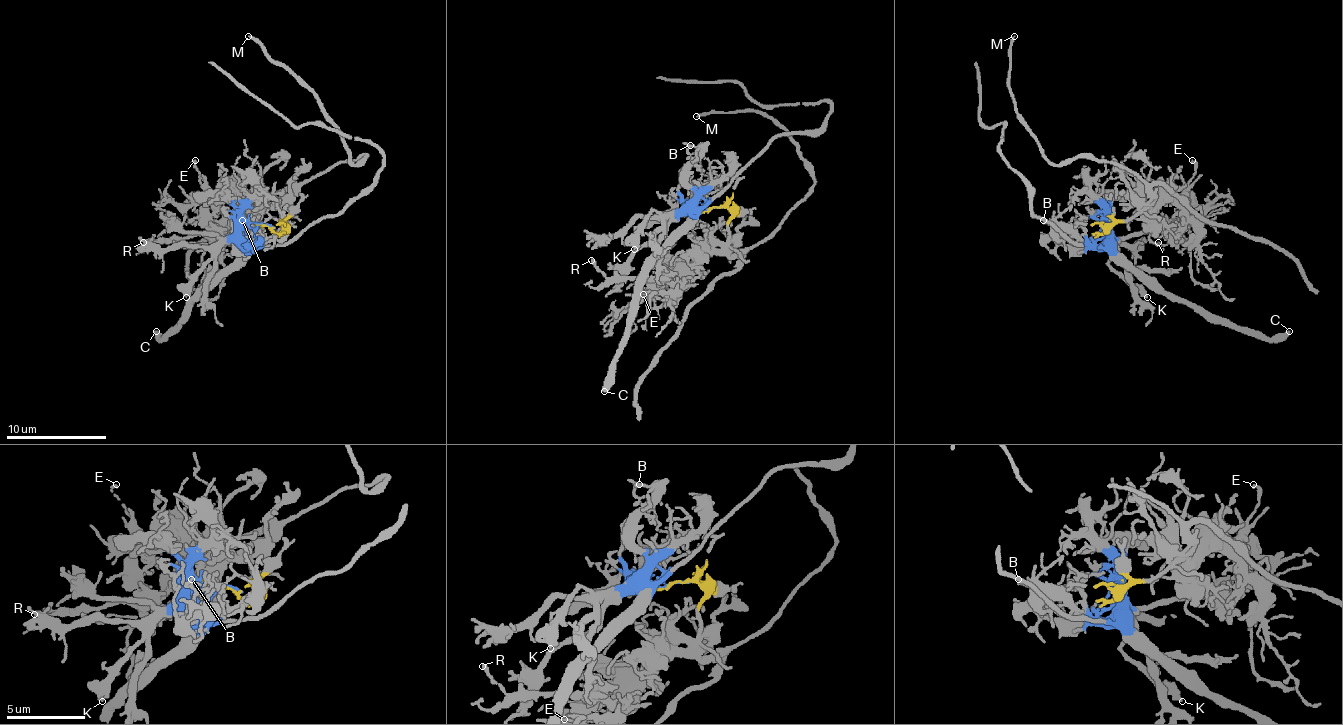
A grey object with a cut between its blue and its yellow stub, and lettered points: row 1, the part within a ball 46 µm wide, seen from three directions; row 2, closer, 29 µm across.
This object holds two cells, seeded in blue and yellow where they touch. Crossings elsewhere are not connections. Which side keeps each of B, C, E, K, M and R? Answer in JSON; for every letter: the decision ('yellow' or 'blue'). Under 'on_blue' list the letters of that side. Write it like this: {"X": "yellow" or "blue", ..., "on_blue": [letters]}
{"B": "blue", "C": "blue", "E": "yellow", "K": "blue", "M": "yellow", "R": "yellow", "on_blue": ["B", "C", "K"]}

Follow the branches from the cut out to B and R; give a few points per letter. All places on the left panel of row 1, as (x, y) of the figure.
B: (263, 224), (255, 239), (238, 246), (243, 241), (243, 219)
R: (263, 224), (278, 231), (283, 224), (280, 214), (230, 201), (218, 206), (203, 231), (143, 241)

